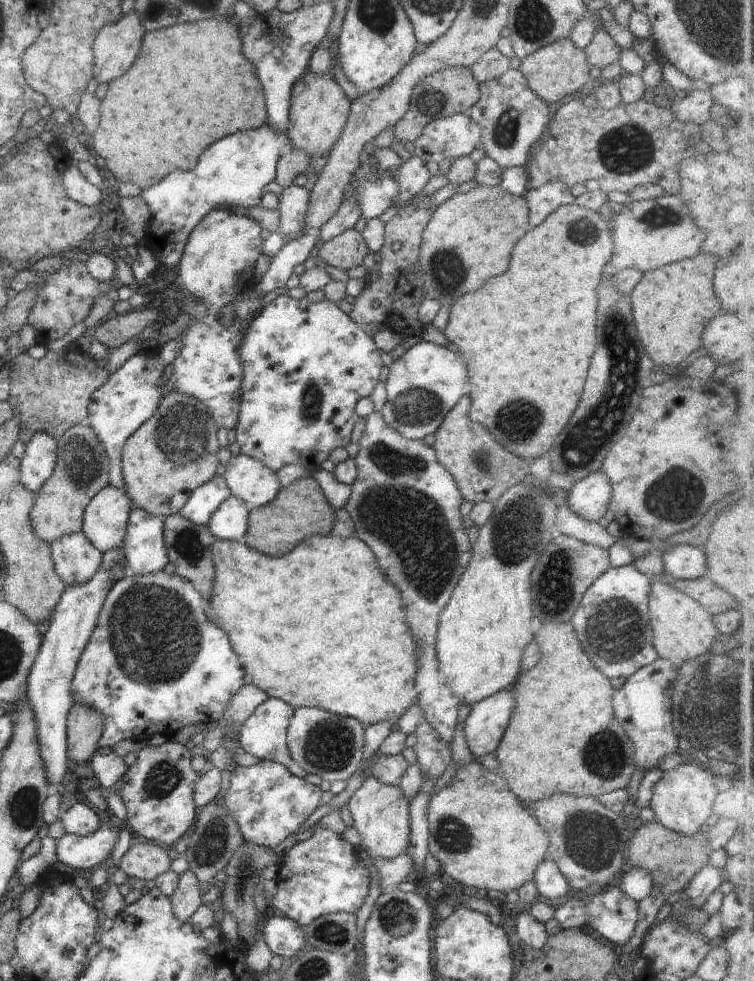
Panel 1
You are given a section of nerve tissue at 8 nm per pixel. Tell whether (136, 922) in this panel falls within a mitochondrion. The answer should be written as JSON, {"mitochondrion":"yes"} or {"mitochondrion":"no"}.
{"mitochondrion":"no"}

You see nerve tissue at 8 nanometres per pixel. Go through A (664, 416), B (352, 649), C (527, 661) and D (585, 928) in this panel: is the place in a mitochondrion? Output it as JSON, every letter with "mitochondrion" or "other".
{"A":"other","B":"other","C":"other","D":"other"}

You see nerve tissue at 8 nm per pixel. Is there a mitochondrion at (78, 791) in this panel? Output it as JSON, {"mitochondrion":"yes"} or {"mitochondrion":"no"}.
{"mitochondrion":"no"}

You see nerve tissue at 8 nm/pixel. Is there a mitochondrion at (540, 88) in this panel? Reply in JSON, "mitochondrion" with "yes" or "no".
{"mitochondrion":"no"}

